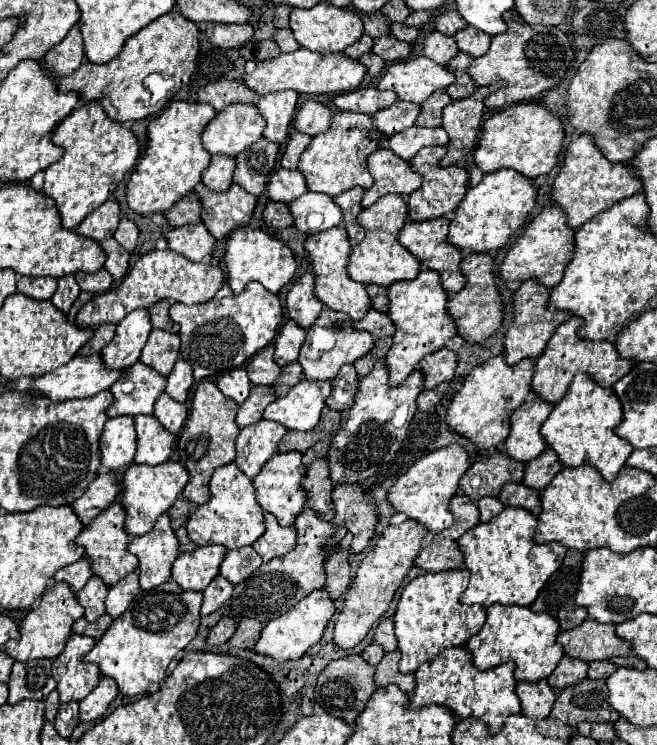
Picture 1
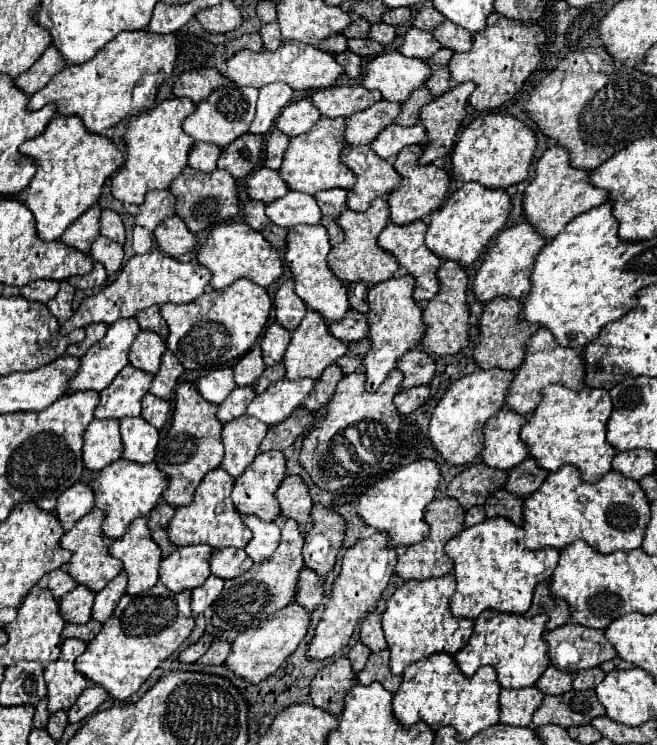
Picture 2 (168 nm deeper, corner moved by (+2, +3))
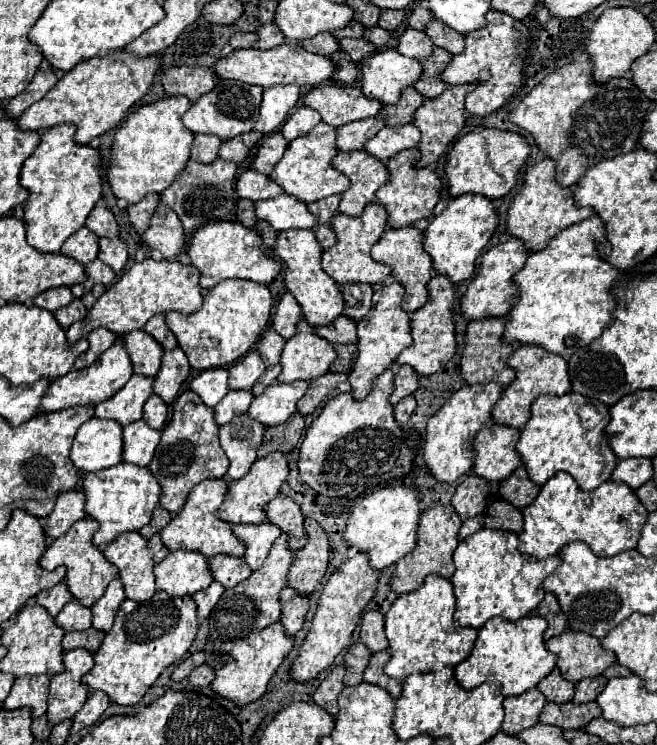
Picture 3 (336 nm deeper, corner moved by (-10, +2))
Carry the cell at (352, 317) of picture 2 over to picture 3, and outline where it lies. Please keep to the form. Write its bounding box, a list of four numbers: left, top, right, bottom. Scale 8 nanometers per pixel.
[316,316,358,344]

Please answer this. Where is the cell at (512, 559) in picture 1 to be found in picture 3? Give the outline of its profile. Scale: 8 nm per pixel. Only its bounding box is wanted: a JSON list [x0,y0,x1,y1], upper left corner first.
[452,528,560,628]

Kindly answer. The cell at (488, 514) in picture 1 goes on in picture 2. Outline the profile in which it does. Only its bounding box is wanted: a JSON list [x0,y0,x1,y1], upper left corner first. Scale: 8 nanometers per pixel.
[464,507,486,527]

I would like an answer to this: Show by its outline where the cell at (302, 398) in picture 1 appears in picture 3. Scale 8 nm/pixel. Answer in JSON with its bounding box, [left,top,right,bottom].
[248,380,308,426]

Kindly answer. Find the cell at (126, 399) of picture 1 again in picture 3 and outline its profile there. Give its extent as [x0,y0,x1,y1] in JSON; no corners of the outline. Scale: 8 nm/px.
[96,374,154,426]

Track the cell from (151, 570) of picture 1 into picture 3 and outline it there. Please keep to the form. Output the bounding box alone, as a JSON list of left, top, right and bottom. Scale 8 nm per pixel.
[104,530,156,602]

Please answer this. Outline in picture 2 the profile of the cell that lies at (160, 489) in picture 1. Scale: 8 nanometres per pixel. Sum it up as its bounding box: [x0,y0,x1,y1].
[90,459,168,539]

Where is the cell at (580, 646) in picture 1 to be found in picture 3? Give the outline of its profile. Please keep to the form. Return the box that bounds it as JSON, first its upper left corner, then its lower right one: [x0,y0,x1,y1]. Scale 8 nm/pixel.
[546,630,616,682]

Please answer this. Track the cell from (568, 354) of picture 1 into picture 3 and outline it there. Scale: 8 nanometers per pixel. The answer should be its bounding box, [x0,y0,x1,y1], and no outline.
[492,344,572,428]

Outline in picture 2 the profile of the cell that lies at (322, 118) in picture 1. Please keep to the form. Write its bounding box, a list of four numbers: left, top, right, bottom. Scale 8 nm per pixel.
[276,99,320,137]

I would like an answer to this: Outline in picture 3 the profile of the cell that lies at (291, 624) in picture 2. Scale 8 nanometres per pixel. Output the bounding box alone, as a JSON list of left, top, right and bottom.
[206,622,294,706]

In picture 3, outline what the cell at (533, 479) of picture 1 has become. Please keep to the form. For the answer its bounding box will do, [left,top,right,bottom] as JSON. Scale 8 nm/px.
[500,466,542,510]

